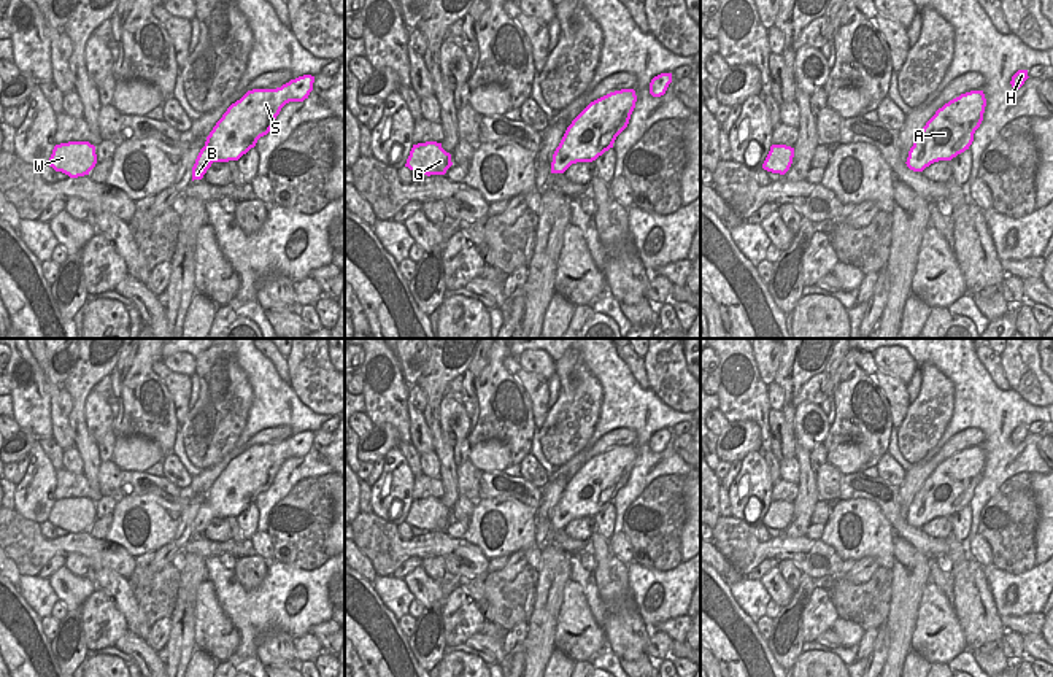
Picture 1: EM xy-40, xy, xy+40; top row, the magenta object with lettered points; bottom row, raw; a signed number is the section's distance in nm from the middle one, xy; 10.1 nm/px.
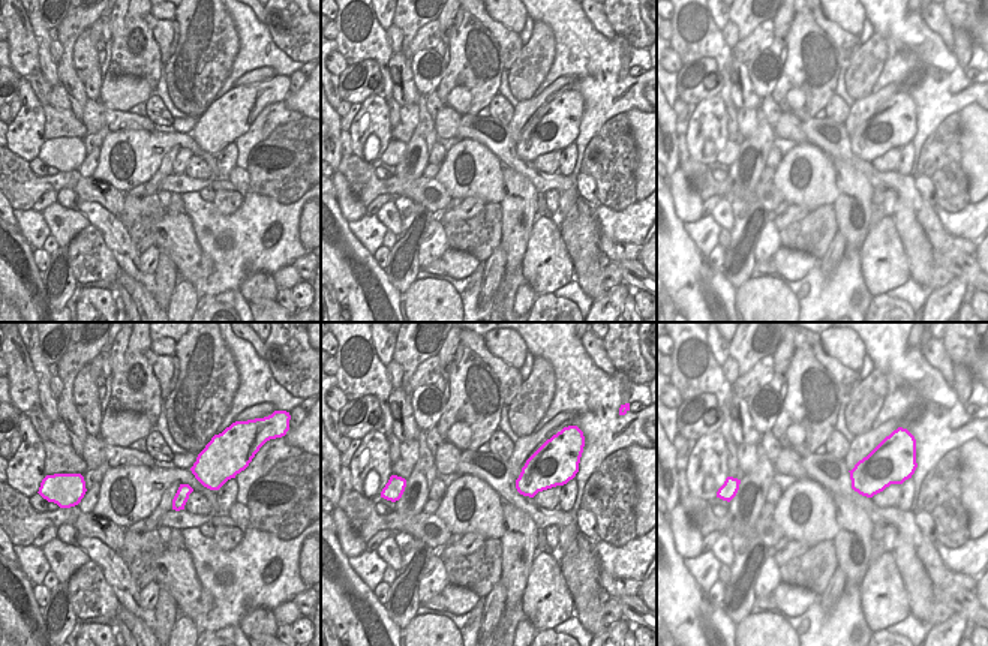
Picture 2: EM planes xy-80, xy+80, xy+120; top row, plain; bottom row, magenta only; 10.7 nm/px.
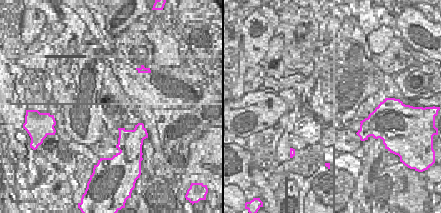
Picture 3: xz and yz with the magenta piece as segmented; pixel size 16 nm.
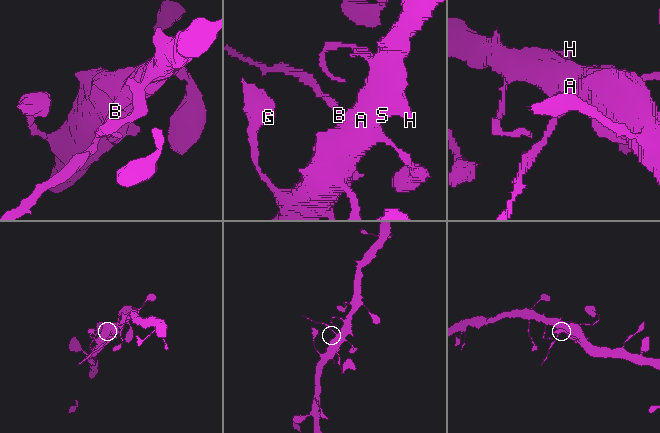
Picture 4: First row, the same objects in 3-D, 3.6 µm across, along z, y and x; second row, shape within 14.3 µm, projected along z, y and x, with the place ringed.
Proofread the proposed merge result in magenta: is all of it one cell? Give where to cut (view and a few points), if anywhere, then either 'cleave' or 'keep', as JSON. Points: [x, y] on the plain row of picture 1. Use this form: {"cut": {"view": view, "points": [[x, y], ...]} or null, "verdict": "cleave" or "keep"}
{"cut": {"view": "xy", "points": [[559, 501], [567, 523]]}, "verdict": "cleave"}

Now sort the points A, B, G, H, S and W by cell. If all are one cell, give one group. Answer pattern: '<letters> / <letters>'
A G H S W / B

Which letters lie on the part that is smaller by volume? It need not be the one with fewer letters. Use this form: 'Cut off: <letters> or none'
Cut off: B

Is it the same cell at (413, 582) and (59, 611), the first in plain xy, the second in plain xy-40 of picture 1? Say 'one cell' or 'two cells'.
two cells

